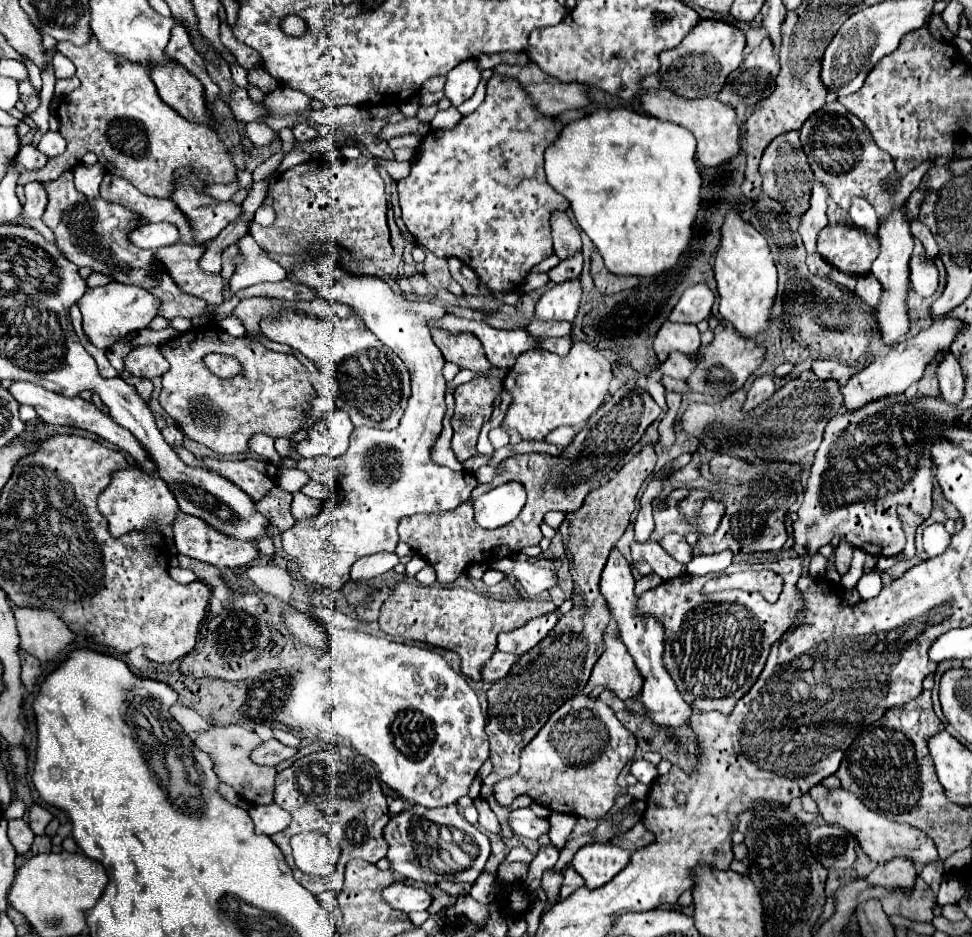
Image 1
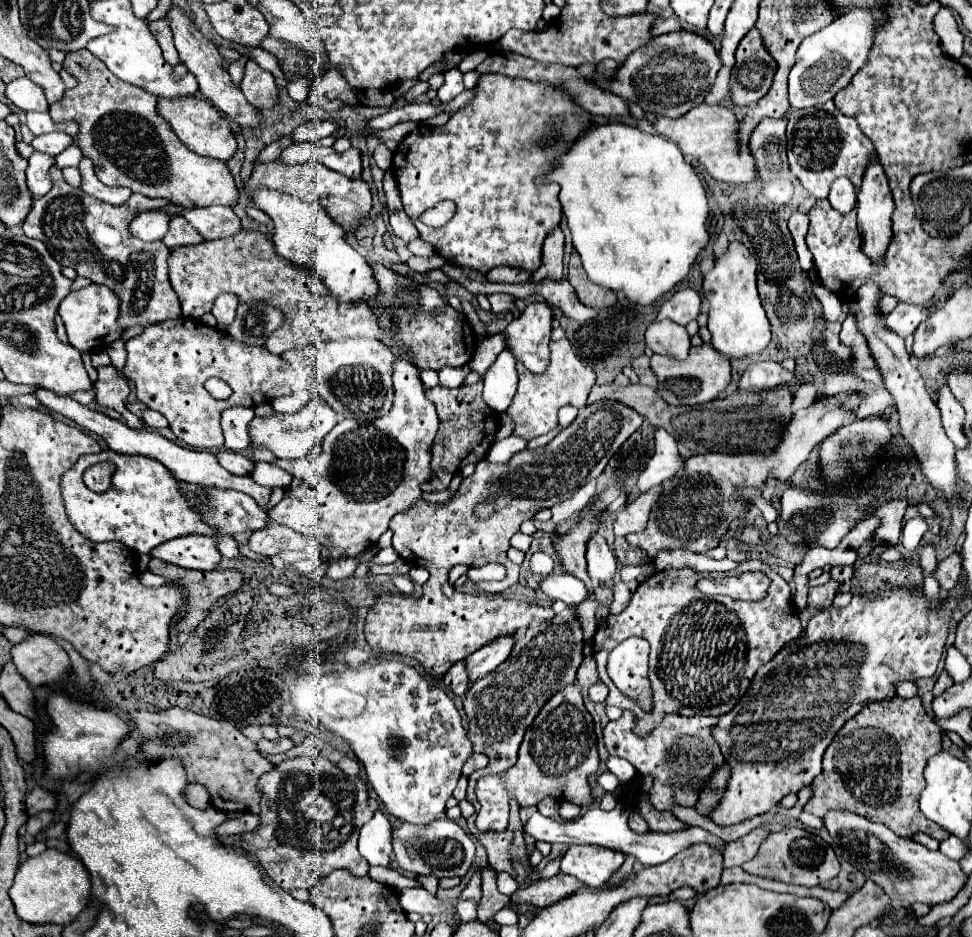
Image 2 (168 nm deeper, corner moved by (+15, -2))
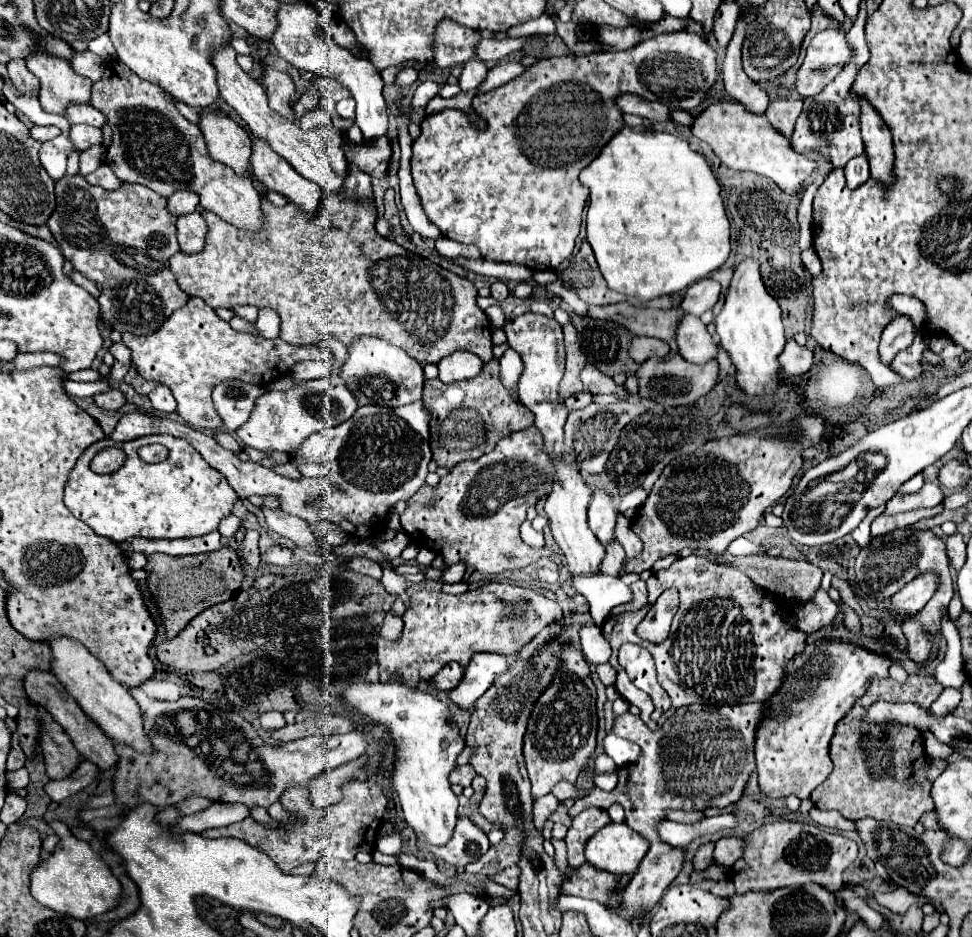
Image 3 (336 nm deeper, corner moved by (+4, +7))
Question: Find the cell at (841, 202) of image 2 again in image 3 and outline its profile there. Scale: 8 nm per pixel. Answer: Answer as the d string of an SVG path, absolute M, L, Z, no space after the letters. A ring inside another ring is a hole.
M865 155L855 157L845 165L845 179L849 189L857 189L859 185L863 185L863 181L869 179L869 163Z

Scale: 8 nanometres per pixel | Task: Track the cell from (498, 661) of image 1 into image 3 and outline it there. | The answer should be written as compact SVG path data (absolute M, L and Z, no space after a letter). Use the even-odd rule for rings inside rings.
M449 663L449 665L445 665L433 679L435 679L435 685L437 685L439 689L449 691L449 689L455 689L455 687L461 683L463 675L465 675L465 669L463 669L459 663Z

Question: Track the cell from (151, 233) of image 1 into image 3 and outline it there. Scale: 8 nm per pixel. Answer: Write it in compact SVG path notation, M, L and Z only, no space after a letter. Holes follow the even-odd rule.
M179 191L179 193L173 193L167 201L167 211L175 217L181 217L181 215L187 215L191 211L195 211L199 203L199 197L195 193L187 193L187 191Z

